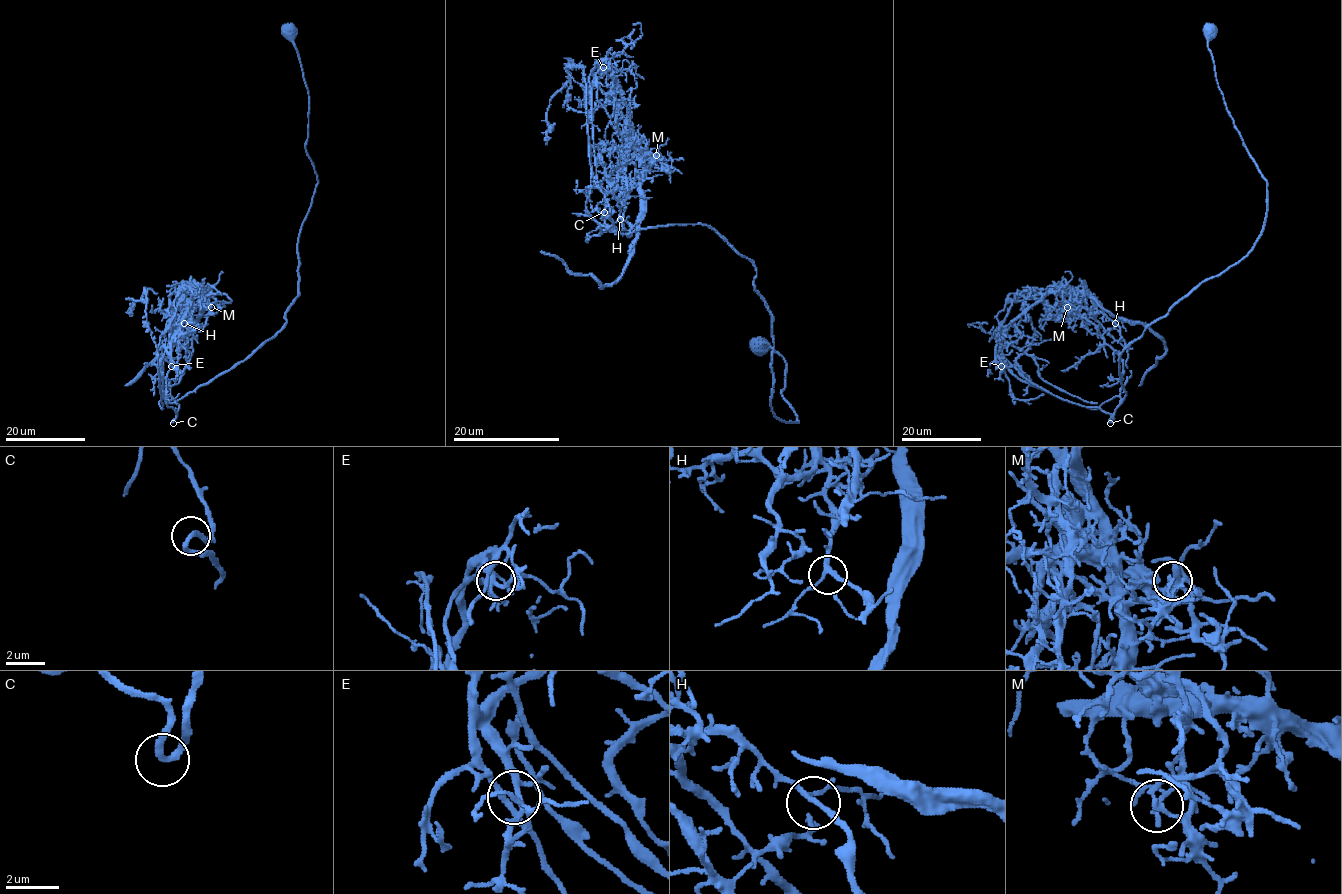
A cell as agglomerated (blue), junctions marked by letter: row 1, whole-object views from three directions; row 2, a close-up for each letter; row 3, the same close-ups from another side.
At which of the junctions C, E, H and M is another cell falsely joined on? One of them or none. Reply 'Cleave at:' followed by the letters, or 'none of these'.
Cleave at: M

